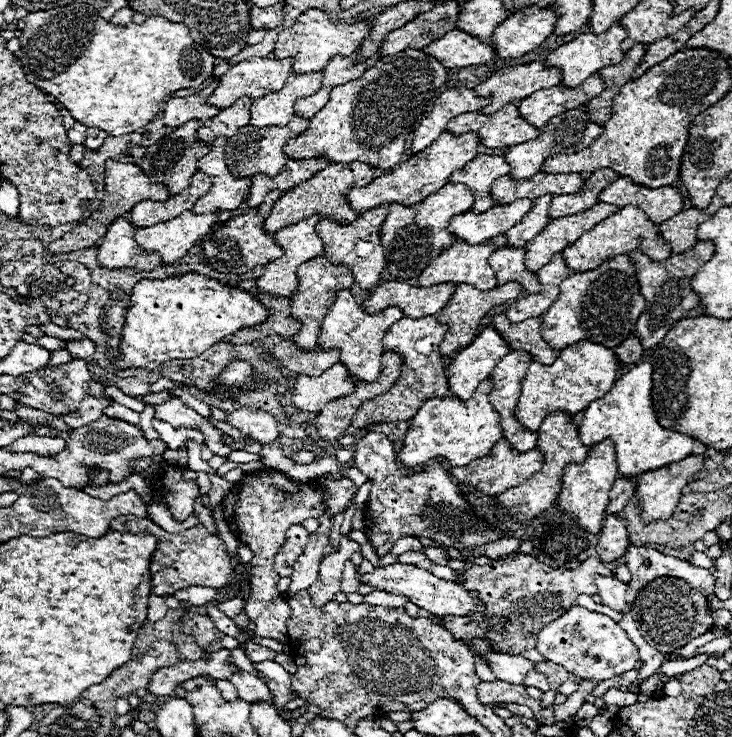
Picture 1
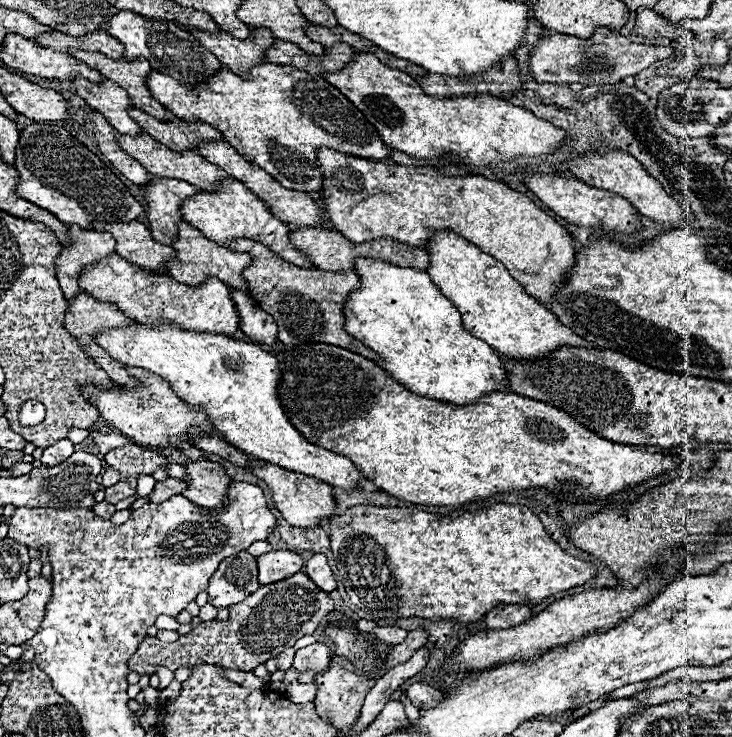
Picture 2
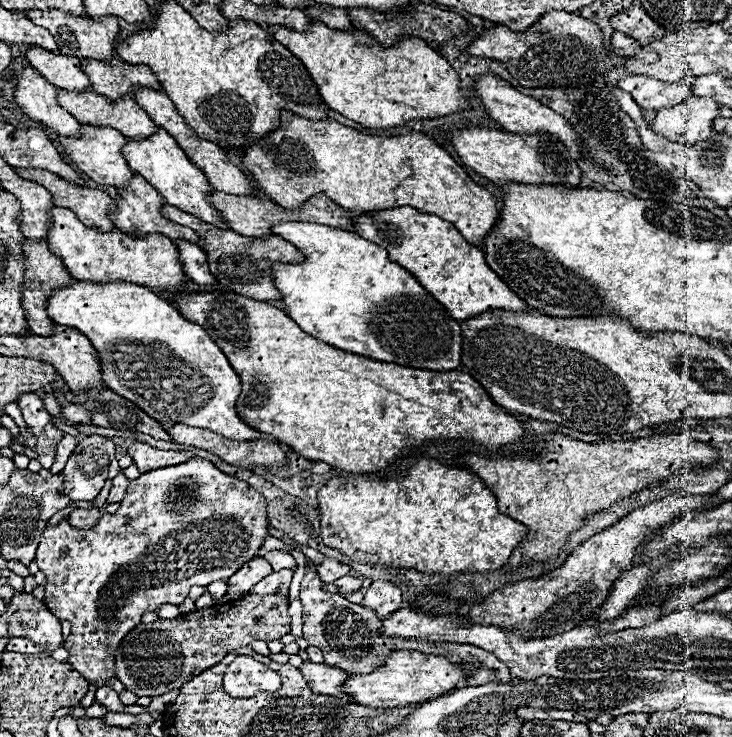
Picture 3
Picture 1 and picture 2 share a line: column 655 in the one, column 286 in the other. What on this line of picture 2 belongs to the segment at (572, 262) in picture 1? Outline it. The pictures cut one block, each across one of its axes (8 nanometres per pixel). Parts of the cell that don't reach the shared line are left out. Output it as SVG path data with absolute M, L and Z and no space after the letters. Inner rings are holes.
M226 178L220 184L220 190L216 192L198 192L194 198L188 198L188 202L184 202L182 206L182 216L188 224L198 228L206 238L210 238L216 244L224 246L228 240L250 238L266 244L286 262L292 262L300 268L314 268L310 258L292 246L288 224L276 218L264 200L260 200L250 188L246 188L242 182L234 178Z

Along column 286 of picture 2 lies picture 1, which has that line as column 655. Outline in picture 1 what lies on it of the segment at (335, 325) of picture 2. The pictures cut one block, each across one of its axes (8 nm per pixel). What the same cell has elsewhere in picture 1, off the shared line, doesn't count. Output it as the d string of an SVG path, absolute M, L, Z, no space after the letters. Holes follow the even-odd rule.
M698 242L694 248L690 248L682 254L672 254L664 262L652 262L648 256L644 256L640 252L628 254L630 262L636 268L636 276L638 276L642 296L648 302L644 312L640 314L634 330L632 330L632 334L636 334L640 338L640 344L644 346L644 350L650 350L658 342L662 342L662 338L668 334L668 330L678 320L686 318L692 310L698 308L700 298L692 292L690 280L692 280L692 274L696 274L696 270L712 258L712 254L714 254L714 244L712 242Z

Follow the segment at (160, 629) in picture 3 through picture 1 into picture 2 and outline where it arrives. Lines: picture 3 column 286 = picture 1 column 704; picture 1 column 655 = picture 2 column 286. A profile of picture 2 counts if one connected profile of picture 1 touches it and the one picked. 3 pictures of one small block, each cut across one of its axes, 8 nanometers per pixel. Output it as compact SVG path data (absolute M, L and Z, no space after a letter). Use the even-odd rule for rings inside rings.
M294 574L284 582L260 586L244 602L232 606L228 622L200 622L174 642L162 642L156 636L146 636L136 654L130 658L130 670L138 674L156 674L158 666L178 670L182 666L214 664L250 672L258 664L264 664L282 650L294 646L294 642L304 634L312 634L332 610L334 602L328 594L320 594L320 590L308 582L306 574Z

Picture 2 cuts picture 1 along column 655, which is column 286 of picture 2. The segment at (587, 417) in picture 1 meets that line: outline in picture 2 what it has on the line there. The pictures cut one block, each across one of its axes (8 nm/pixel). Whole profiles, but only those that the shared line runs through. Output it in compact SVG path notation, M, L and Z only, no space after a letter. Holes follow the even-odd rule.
M136 324L126 330L100 332L96 342L100 342L100 346L104 346L118 362L166 378L180 398L206 410L212 424L222 430L222 438L244 454L282 466L290 472L302 472L344 490L358 488L360 482L366 480L346 456L338 456L308 442L290 424L284 406L280 406L280 362L256 344L218 334L196 334L168 324Z

